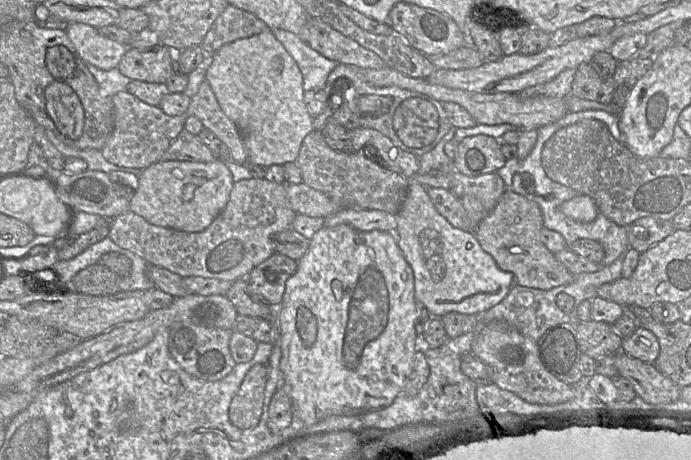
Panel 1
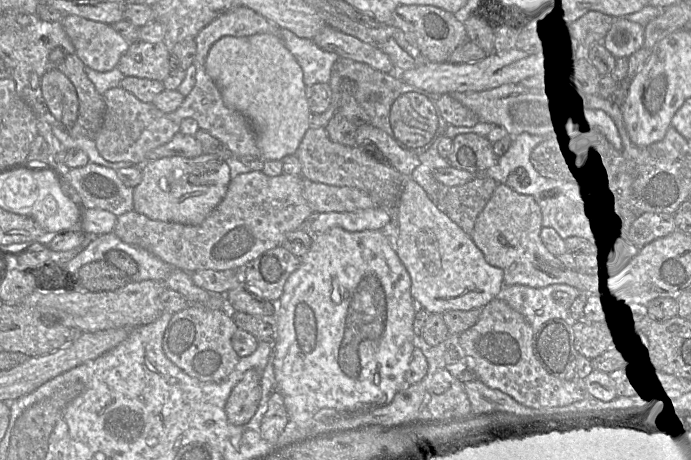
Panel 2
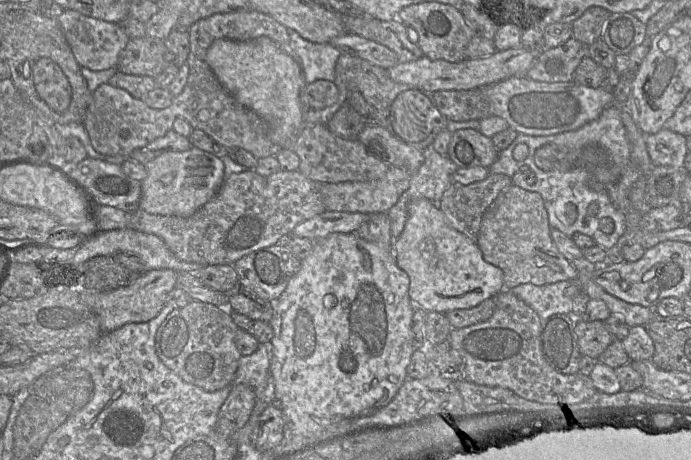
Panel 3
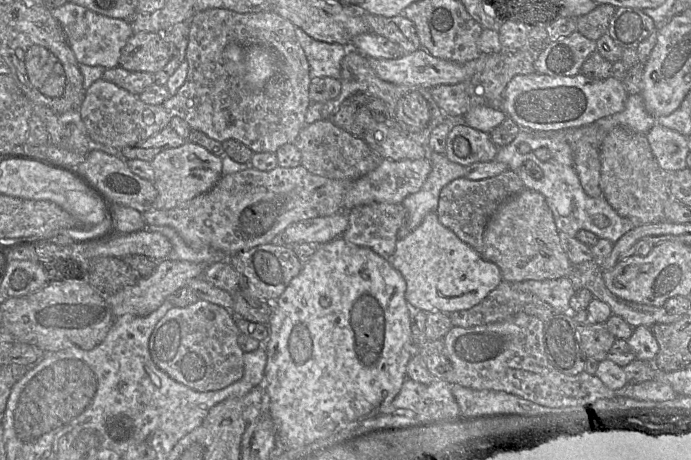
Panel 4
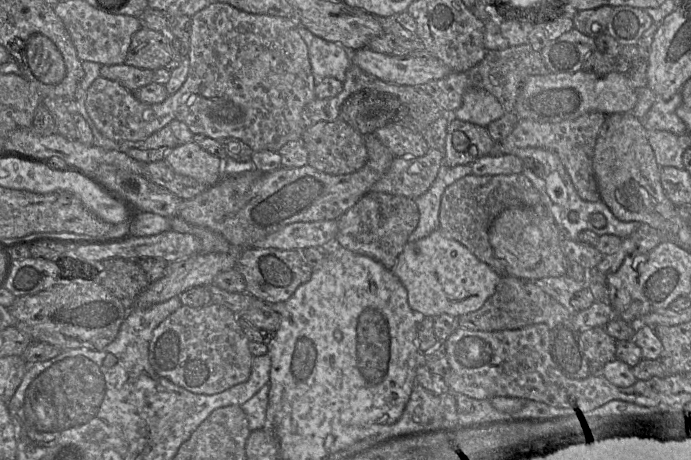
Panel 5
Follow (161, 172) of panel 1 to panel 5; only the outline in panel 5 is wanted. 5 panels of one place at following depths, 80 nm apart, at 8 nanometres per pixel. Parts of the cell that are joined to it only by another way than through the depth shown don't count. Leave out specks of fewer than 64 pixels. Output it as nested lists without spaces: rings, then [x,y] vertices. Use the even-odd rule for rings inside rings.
[[[193,141],[177,145],[163,160],[177,174],[190,176],[206,186],[212,186],[220,180],[221,159]]]

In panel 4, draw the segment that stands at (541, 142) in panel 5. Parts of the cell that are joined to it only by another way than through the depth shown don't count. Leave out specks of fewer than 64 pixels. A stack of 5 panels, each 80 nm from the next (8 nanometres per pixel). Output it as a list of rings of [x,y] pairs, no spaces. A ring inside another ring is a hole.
[[[598,124],[532,134],[539,137],[563,137],[572,149],[574,168],[584,192],[592,198],[602,196],[599,148],[605,131]]]

